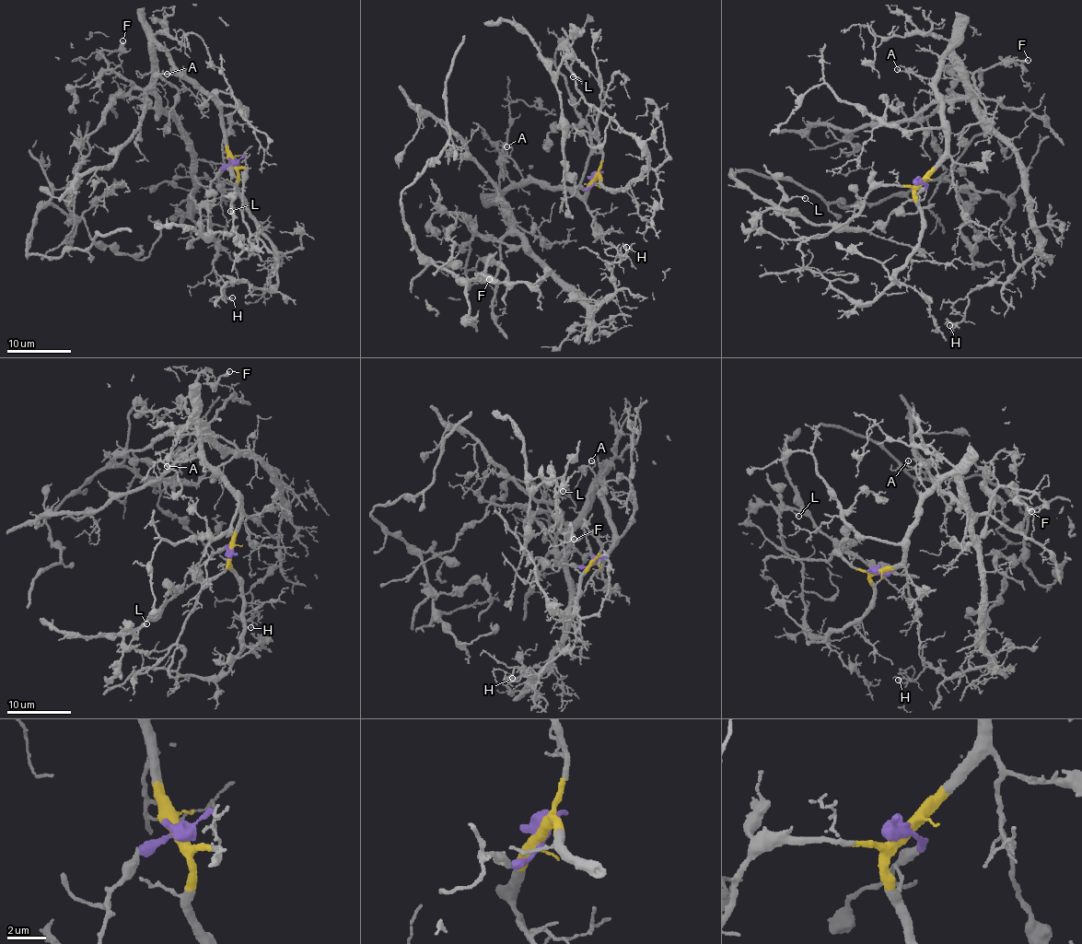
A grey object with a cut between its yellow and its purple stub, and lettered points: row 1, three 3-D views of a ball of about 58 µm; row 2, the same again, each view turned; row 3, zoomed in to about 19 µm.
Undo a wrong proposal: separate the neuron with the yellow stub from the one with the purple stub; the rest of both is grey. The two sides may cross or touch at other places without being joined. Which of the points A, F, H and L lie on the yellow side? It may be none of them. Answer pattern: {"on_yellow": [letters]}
{"on_yellow": ["A", "F", "H"]}

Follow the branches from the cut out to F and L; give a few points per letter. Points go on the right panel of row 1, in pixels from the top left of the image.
F: (919, 182), (945, 149), (935, 80), (946, 54), (974, 98), (973, 76), (980, 71), (1029, 60)
L: (919, 182), (924, 189), (869, 230), (810, 225), (799, 215), (779, 211), (779, 203), (805, 198)

